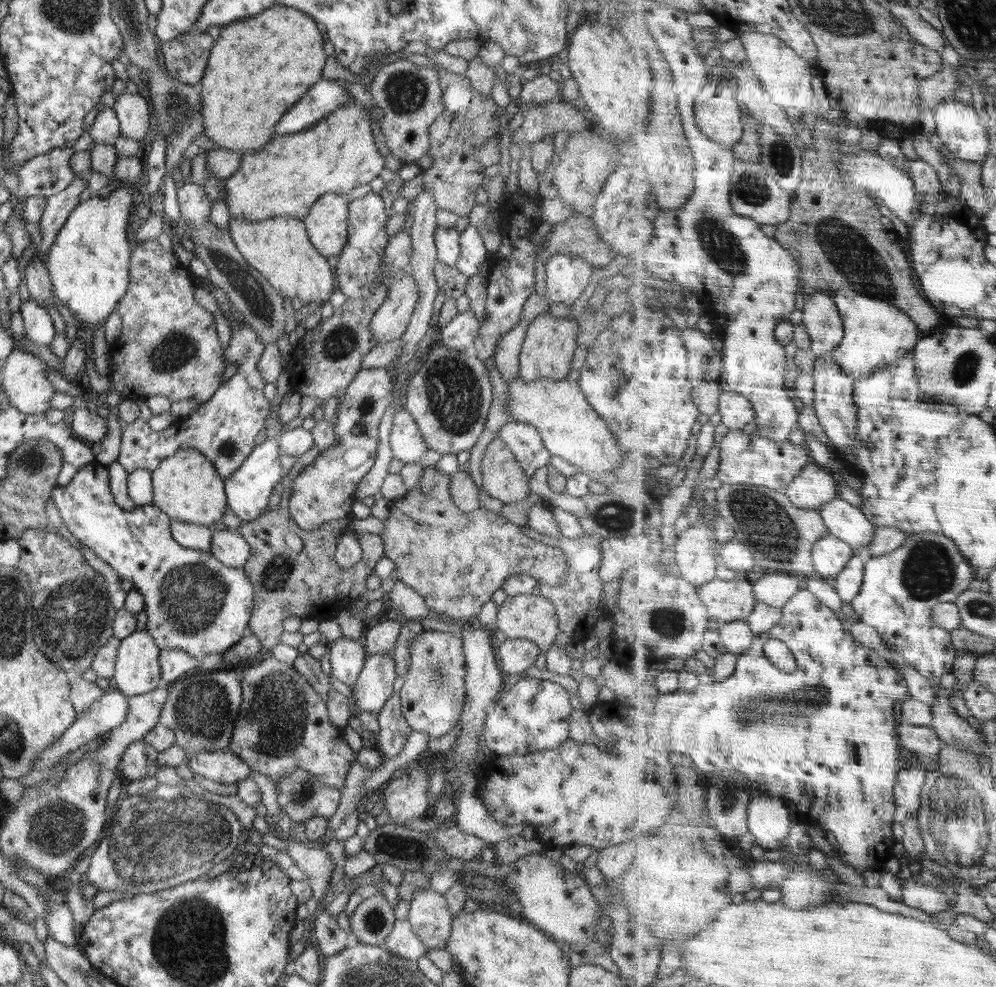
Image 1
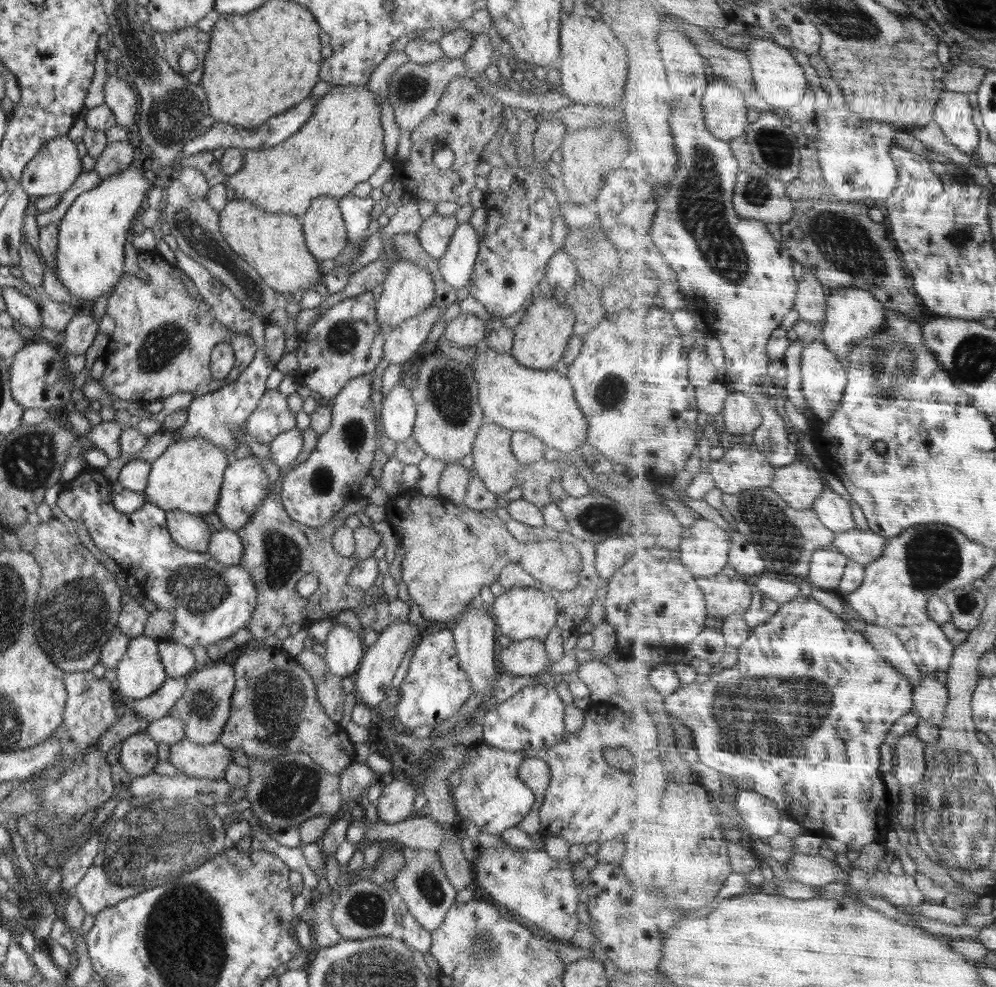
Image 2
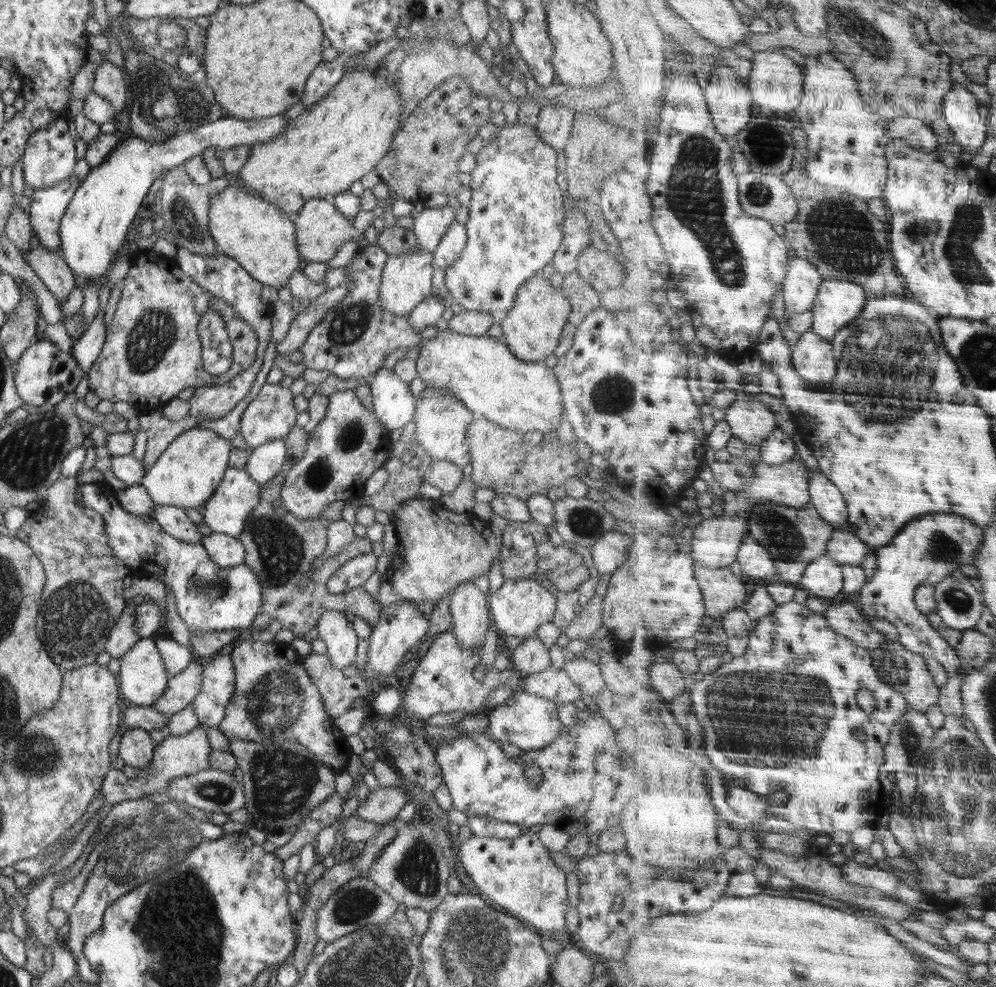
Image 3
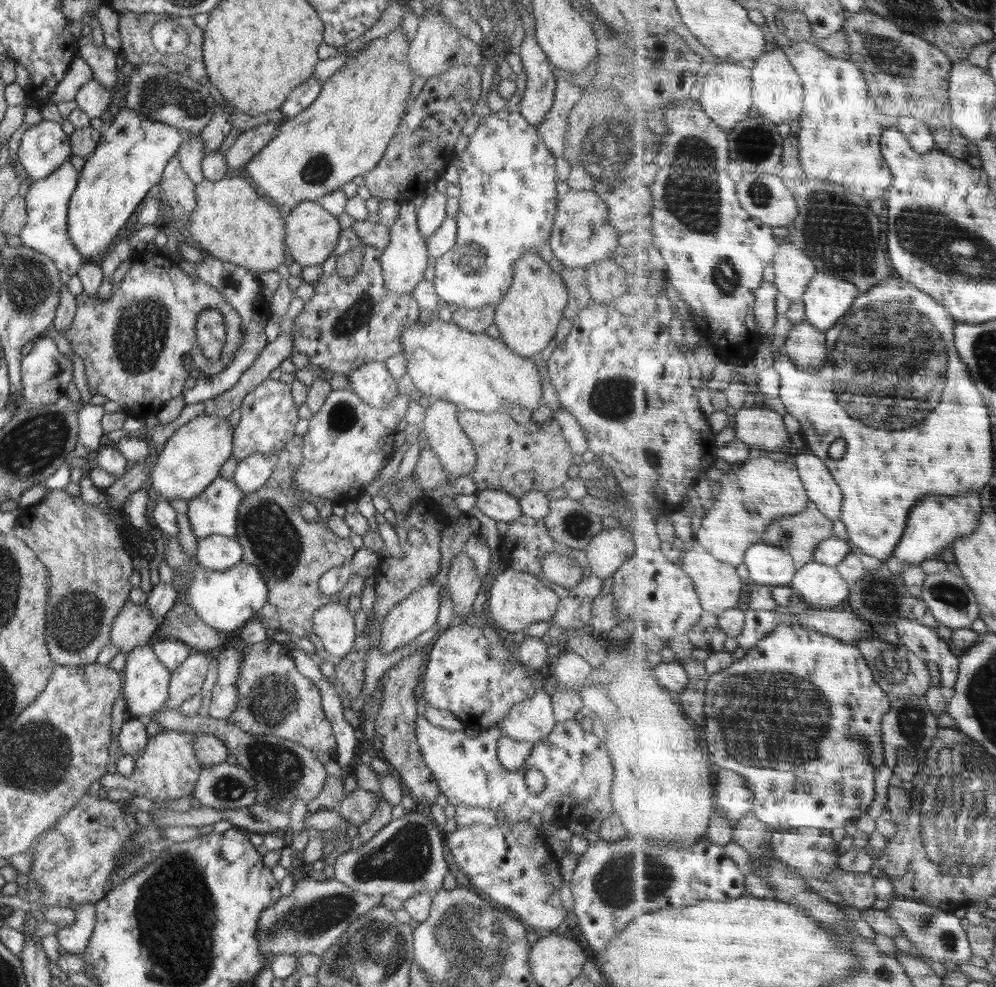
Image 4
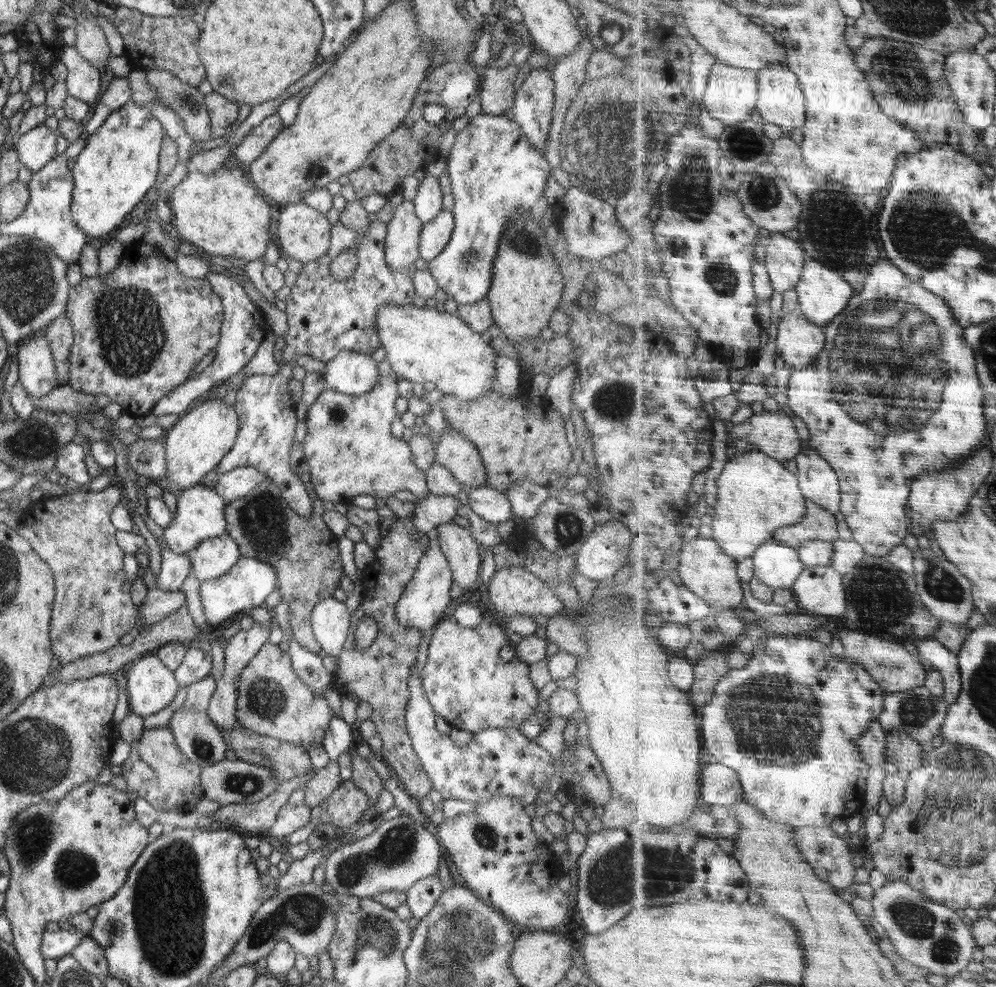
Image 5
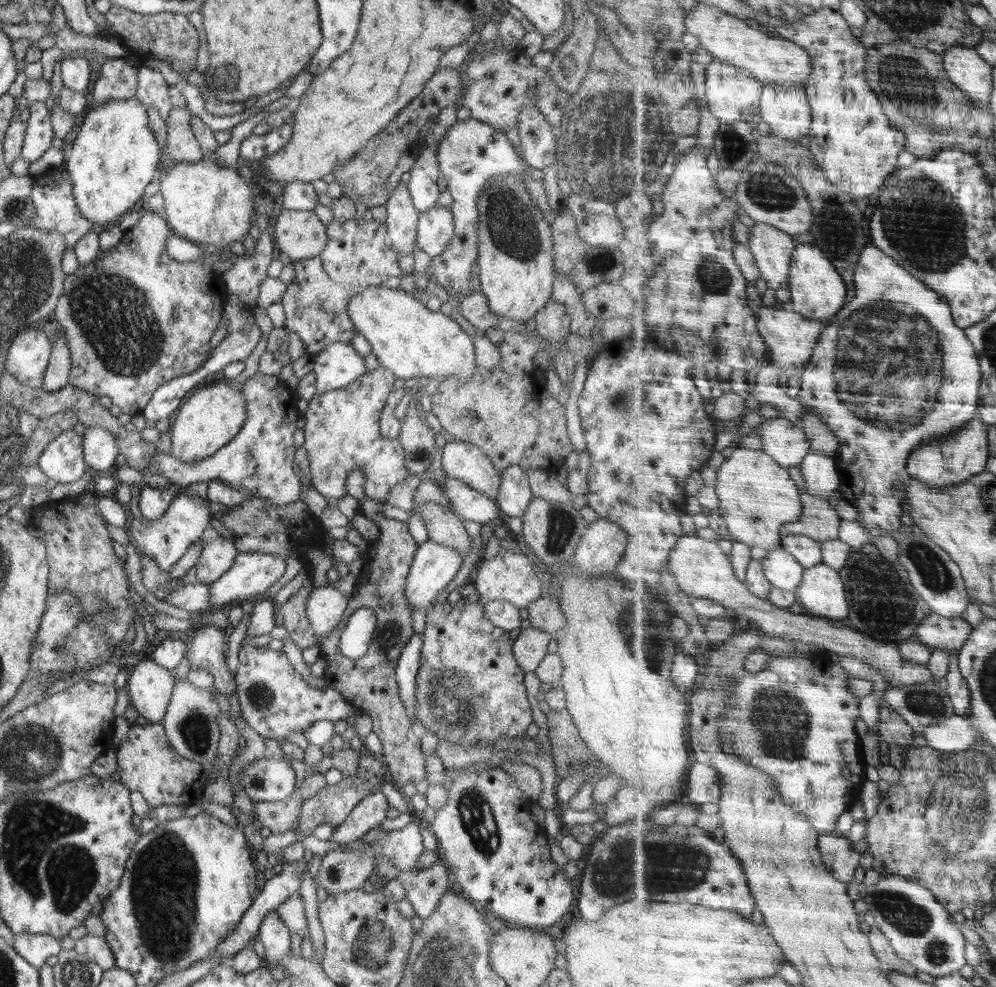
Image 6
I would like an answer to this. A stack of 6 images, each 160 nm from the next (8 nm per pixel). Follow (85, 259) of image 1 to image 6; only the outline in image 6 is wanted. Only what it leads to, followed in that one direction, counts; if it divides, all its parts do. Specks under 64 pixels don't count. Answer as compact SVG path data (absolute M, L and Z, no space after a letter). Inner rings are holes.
M136 97L109 99L100 106L91 102L76 139L65 151L64 167L73 182L77 207L95 229L117 224L132 209L140 207L144 188L160 169L161 146L148 123L147 108Z

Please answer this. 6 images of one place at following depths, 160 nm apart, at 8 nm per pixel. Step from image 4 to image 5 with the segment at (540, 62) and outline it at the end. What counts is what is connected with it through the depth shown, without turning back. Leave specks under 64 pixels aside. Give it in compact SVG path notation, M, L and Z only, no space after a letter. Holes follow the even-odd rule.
M546 67L529 70L523 86L515 92L512 114L528 142L543 153L553 117L554 80Z

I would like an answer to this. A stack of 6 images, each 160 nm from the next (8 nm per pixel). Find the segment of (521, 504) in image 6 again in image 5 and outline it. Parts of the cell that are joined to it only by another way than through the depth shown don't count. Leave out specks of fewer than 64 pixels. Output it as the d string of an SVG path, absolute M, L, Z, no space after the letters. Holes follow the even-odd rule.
M518 480L505 494L510 499L513 514L528 519L536 516L538 508L551 496L550 490L530 480Z

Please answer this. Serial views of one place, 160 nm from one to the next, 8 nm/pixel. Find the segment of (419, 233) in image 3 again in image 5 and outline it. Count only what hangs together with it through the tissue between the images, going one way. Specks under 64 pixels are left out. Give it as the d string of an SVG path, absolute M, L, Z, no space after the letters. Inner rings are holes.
M426 172L424 179L419 182L417 193L413 199L416 217L422 225L437 218L437 214L442 210L442 196L439 180Z

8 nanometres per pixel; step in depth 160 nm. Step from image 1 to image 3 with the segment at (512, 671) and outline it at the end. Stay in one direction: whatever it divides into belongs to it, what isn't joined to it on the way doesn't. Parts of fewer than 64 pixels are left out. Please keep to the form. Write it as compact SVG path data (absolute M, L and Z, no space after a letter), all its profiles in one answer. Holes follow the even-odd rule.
M528 637L509 652L510 667L524 676L542 672L551 666L548 649L538 637Z

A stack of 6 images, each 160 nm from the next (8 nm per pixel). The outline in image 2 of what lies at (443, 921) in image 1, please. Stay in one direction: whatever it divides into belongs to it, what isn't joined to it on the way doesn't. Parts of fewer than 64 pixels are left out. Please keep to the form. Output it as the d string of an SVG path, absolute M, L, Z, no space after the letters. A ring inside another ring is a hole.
M414 849L414 852L416 857L405 860L403 869L396 875L393 883L400 898L406 903L408 912L424 930L432 933L444 922L445 915L456 901L457 892L445 875L437 852L424 849Z

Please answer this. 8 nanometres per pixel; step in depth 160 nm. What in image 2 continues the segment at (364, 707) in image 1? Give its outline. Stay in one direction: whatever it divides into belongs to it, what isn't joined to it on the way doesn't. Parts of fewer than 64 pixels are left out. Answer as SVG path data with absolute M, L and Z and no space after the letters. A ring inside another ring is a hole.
M410 621L392 623L379 632L374 644L366 646L360 666L353 676L359 702L372 709L386 700L387 690L392 688L394 674L398 672L398 666L404 660L404 654L408 652L410 646L415 645L421 634L420 626Z

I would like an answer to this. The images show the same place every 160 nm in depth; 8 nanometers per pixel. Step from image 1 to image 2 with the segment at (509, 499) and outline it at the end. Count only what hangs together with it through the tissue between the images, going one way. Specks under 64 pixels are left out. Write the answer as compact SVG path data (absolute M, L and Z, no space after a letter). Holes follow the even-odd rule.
M485 420L482 426L478 428L478 434L474 440L473 473L482 479L490 494L503 496L512 488L517 487L522 489L522 499L536 504L536 507L550 504L549 485L555 481L560 482L564 471L559 467L556 460L547 462L544 457L538 462L534 462L532 466L520 464L512 453L510 439L512 439L512 431Z

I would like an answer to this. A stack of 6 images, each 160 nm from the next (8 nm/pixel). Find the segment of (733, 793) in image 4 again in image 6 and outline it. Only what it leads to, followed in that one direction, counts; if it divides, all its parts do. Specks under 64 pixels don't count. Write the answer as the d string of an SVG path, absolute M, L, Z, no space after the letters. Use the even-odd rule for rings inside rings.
M700 760L689 772L689 780L684 795L686 803L694 805L719 803L723 793L721 772Z

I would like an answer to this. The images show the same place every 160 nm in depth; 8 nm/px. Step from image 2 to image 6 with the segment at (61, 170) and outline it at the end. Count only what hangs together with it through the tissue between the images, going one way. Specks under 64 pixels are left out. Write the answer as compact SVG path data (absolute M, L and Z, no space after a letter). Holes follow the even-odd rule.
M35 100L28 106L29 117L25 128L21 157L28 162L38 160L50 147L55 138L50 112L45 101Z

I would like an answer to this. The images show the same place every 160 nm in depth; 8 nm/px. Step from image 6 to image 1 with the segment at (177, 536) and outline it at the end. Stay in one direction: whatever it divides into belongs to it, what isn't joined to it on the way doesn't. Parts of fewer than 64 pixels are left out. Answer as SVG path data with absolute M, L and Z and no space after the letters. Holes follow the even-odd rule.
M266 439L259 446L255 446L254 450L228 480L224 482L225 494L227 497L227 508L234 512L242 521L253 521L264 511L269 509L269 498L276 486L281 482L285 473L280 461L282 450L278 441L275 439Z

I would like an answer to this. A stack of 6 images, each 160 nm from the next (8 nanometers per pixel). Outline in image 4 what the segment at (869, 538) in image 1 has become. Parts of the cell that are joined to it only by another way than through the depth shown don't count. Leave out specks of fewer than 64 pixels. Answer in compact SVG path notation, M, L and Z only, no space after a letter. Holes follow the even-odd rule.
M806 451L793 460L800 469L811 502L816 503L826 516L840 520L845 495L828 464L815 453Z

